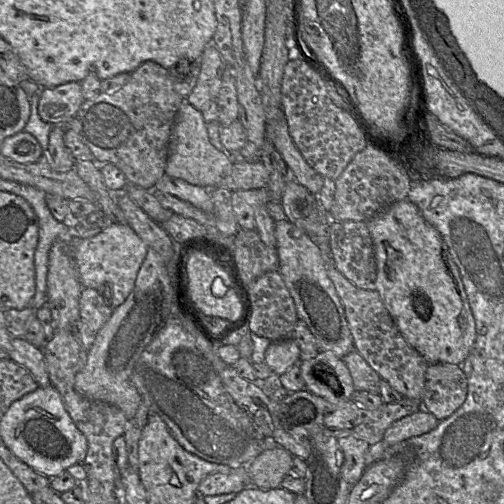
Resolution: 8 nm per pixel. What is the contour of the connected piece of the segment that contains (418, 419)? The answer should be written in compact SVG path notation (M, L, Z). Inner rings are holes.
M421 407L417 412L393 422L384 432L382 441L393 445L426 434L433 430L438 422L433 414Z

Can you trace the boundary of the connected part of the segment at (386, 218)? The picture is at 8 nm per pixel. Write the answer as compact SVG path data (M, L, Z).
M404 199L365 221L374 245L376 260L375 290L405 341L428 363L462 365L470 354L475 338L475 320L457 265L441 234L422 216L418 207Z

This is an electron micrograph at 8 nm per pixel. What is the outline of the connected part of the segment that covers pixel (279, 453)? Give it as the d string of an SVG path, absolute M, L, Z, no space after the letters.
M268 445L247 466L250 482L264 490L280 487L283 478L289 475L293 457L280 445Z

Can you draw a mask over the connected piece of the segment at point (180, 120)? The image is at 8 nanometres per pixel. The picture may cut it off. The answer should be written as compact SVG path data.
M186 100L181 104L169 138L166 175L182 179L192 185L213 189L231 173L235 162L255 163L258 161L260 161L260 150L249 141L239 151L230 154L217 150L210 143L202 112Z

